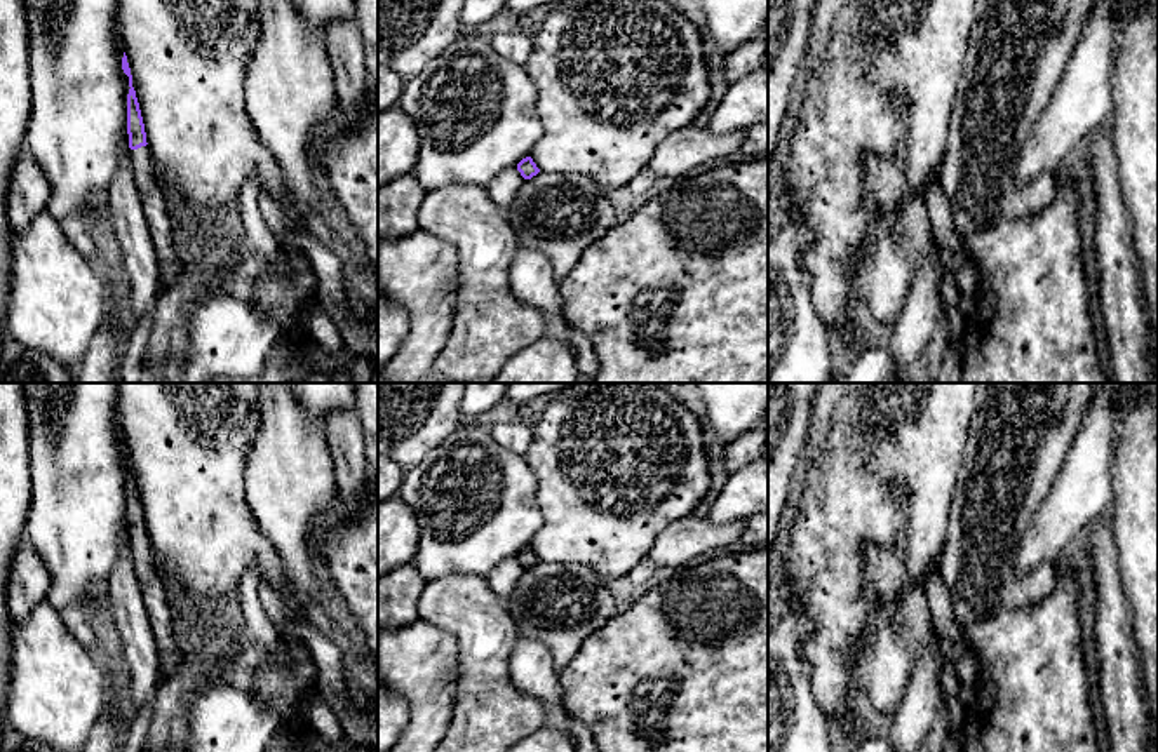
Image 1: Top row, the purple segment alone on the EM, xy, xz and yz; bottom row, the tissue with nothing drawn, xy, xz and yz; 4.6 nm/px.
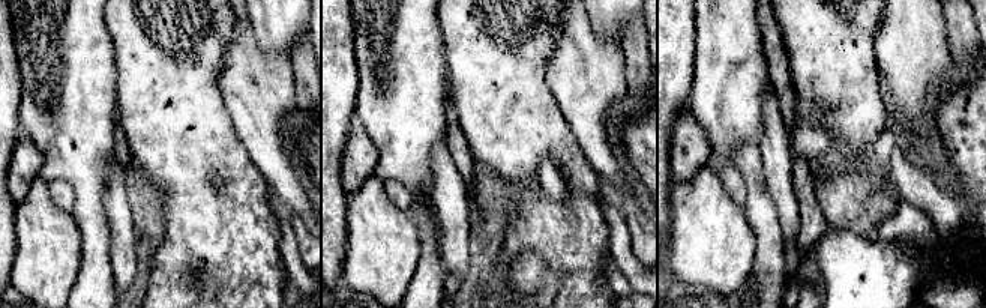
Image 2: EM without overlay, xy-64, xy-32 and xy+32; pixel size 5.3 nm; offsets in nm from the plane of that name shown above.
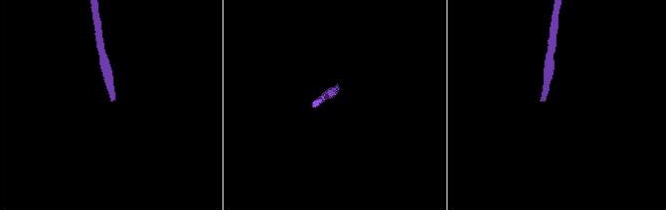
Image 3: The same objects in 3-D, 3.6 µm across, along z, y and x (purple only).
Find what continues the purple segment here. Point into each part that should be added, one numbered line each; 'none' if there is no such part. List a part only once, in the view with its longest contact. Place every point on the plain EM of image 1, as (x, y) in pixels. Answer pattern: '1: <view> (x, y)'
1: xy (155, 594)

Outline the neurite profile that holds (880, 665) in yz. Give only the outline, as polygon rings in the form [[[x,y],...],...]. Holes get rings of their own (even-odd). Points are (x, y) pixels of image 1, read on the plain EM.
[[[865,543],[862,559],[871,632],[850,655],[853,689],[865,693],[876,712],[886,715],[899,710],[911,682],[912,663],[902,635],[911,592],[900,547]]]

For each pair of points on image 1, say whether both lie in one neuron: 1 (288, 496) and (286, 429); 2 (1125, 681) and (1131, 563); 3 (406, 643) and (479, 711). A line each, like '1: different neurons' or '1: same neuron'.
1: same neuron
2: different neurons
3: different neurons

